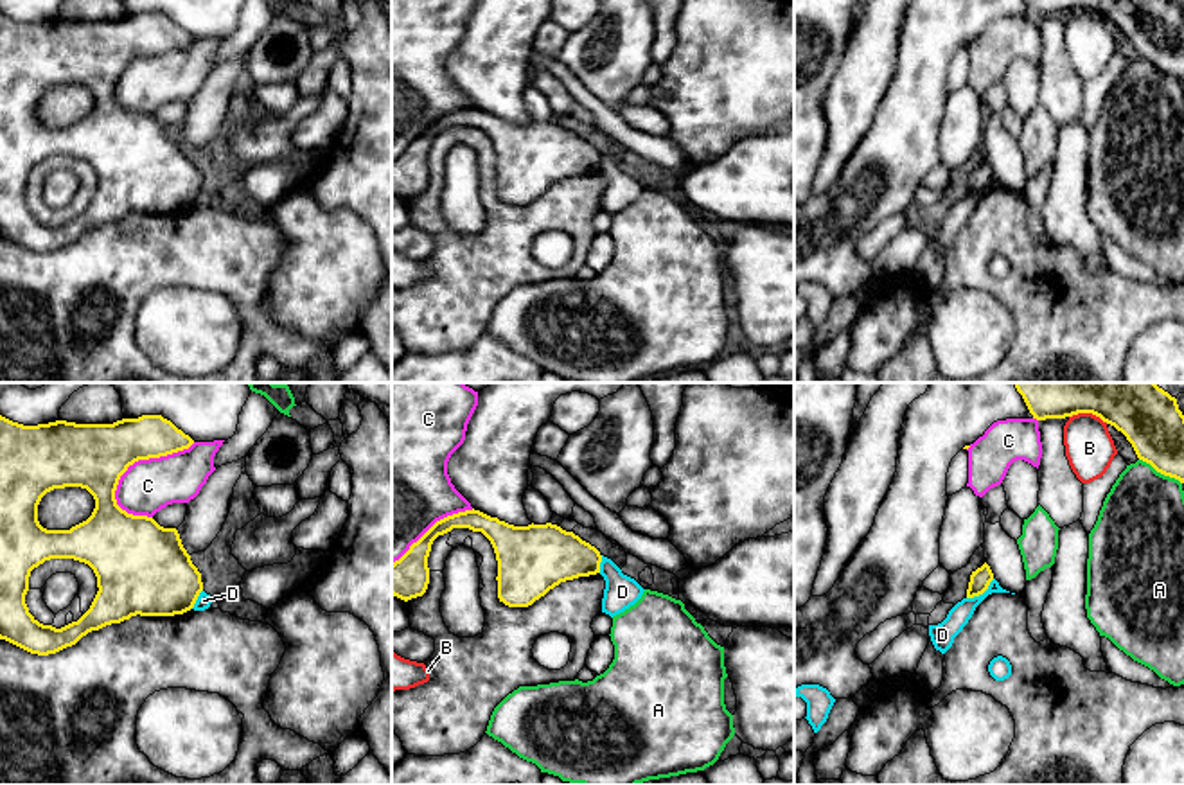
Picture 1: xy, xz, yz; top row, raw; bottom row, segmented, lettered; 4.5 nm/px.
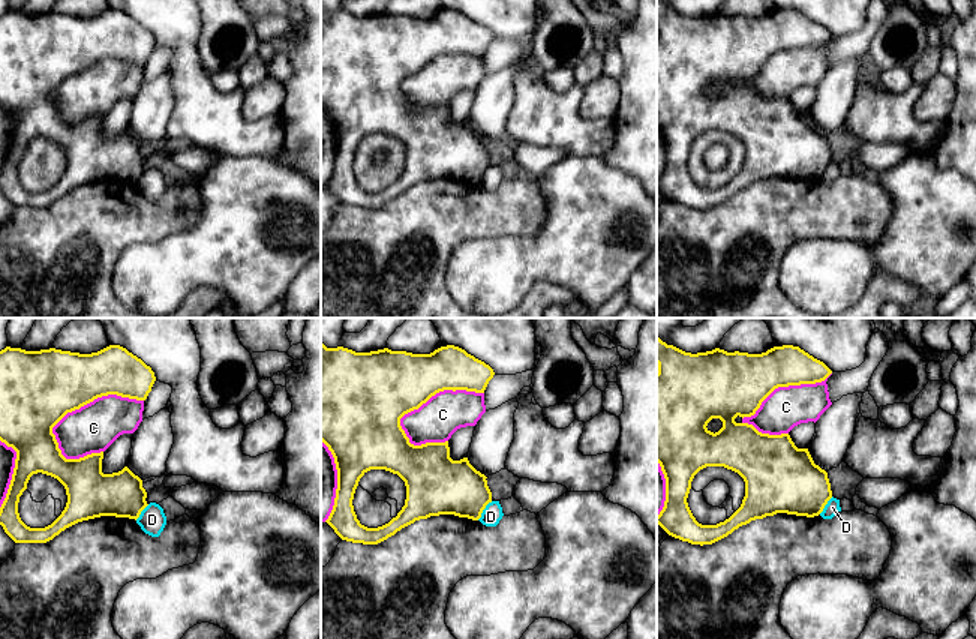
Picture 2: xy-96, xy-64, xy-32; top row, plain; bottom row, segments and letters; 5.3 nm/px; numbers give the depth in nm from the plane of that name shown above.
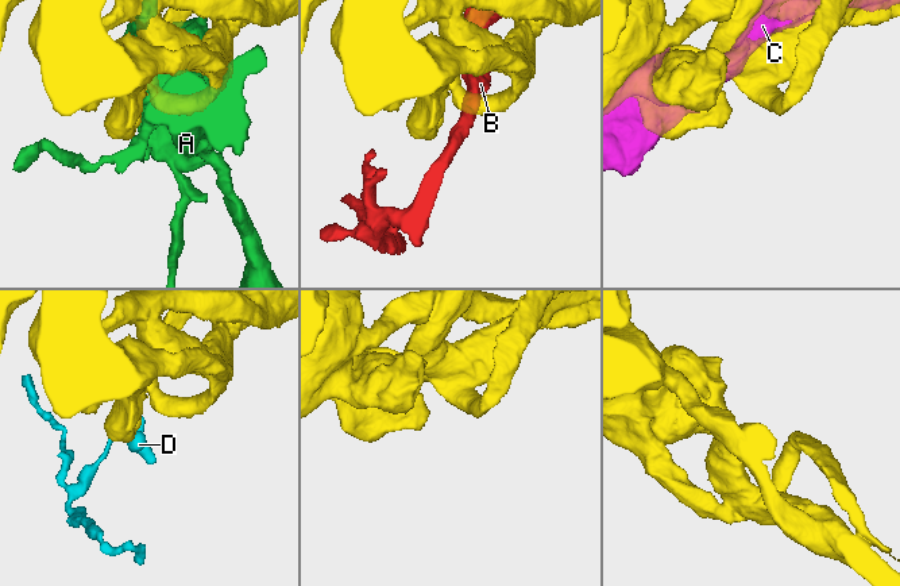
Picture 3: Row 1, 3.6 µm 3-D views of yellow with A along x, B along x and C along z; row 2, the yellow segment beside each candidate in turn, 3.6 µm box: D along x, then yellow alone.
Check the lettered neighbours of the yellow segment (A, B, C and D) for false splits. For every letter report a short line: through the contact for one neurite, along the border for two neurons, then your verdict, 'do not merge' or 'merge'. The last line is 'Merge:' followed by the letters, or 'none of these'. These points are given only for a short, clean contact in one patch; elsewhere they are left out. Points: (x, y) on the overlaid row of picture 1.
A: do not merge
B: do not merge
C: do not merge
D: yz (994, 579), (981, 593), (967, 599) | do not merge
Merge: none of these

